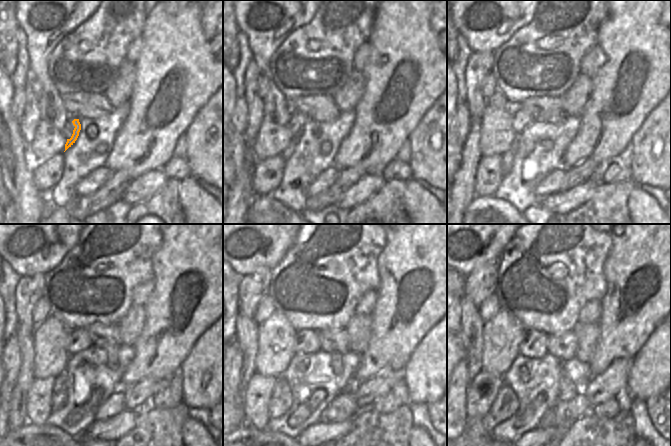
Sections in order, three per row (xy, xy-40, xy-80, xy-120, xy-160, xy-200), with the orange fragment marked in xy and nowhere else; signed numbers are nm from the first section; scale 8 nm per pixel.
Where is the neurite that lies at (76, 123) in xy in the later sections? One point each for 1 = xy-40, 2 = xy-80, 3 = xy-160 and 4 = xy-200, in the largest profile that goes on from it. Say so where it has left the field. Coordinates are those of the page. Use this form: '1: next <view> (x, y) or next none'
1: next xy-40 (286, 154)
2: next xy-80 (507, 158)
3: next xy-160 (281, 398)
4: next xy-200 (505, 405)

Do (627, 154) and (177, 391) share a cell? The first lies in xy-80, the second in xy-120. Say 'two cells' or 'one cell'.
one cell

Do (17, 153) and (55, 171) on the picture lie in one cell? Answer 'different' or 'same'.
different

